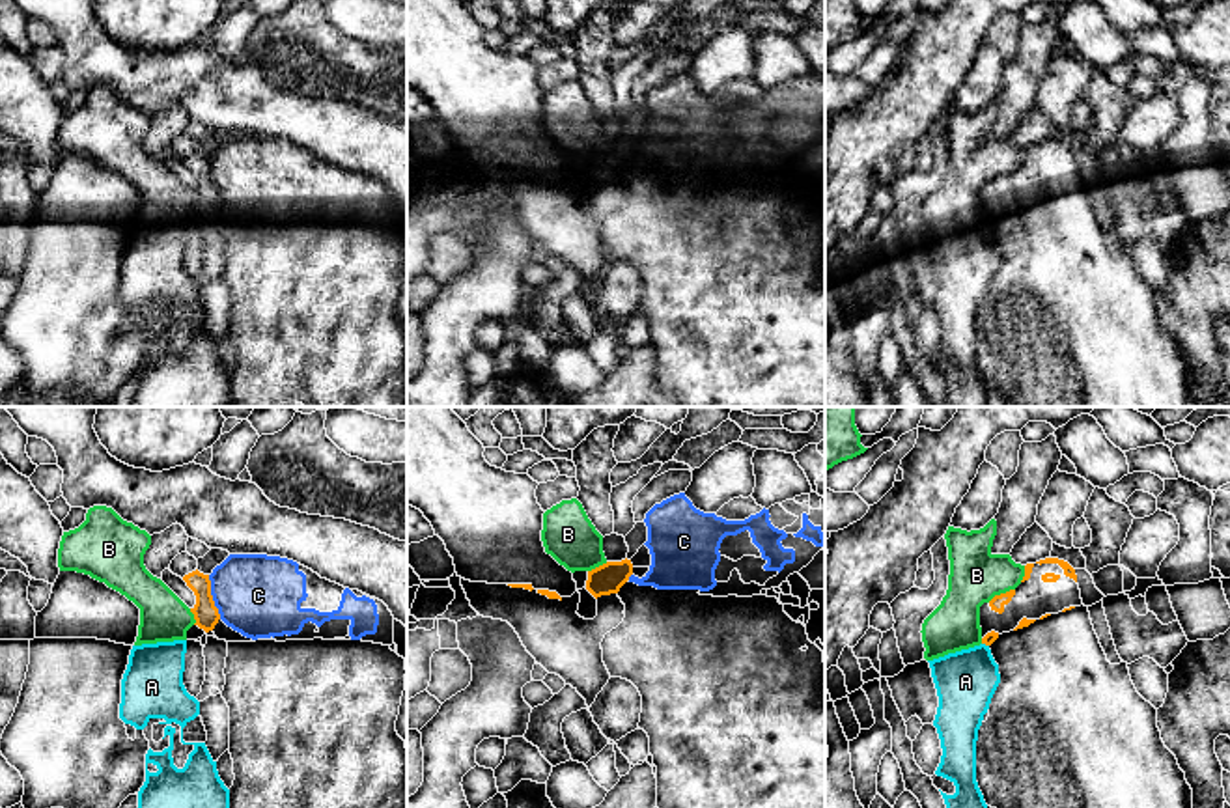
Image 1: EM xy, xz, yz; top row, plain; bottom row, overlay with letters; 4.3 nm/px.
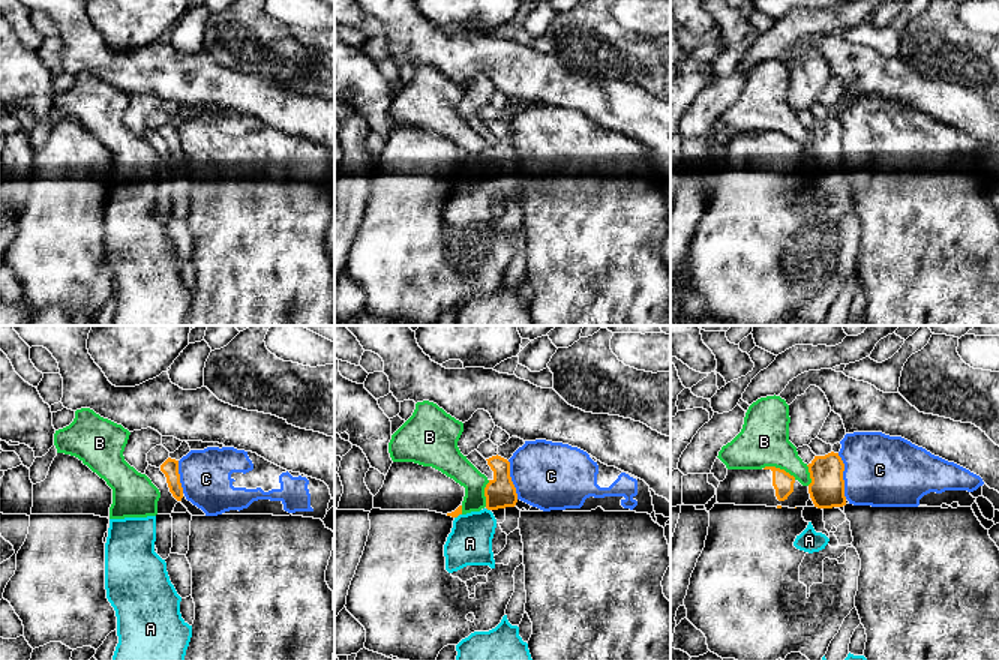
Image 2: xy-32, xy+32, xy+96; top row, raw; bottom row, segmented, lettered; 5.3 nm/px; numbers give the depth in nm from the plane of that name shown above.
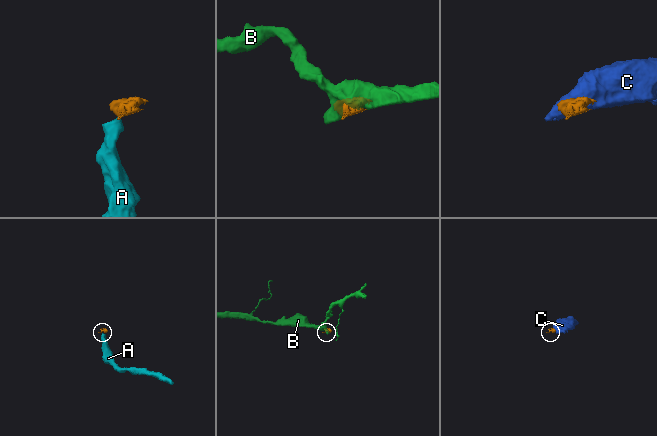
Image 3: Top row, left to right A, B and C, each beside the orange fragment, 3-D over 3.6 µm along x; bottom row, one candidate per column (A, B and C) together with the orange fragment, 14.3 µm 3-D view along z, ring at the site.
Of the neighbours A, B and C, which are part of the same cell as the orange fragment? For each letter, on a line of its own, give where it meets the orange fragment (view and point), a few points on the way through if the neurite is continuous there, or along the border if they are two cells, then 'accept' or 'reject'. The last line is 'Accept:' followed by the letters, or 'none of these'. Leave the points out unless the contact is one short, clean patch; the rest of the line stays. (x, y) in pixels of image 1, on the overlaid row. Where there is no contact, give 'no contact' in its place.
A: meets orange in yz at (986, 644); border along yz (982, 642), (988, 646); reject
B: meets orange in yz at (1001, 594); reject
C: meets orange in xy at (211, 598); reject
Accept: none of these

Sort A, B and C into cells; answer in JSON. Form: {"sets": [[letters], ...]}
{"sets": [["A", "B"], ["C"]]}

